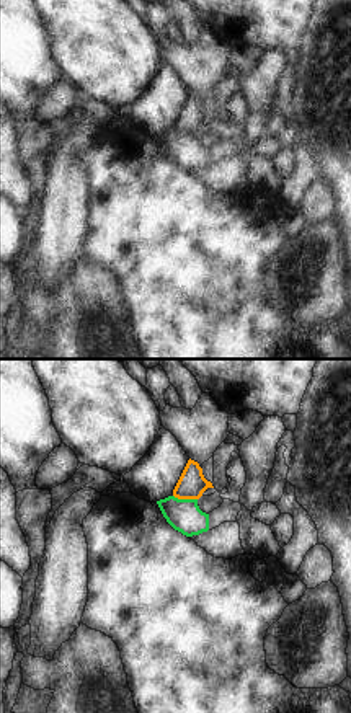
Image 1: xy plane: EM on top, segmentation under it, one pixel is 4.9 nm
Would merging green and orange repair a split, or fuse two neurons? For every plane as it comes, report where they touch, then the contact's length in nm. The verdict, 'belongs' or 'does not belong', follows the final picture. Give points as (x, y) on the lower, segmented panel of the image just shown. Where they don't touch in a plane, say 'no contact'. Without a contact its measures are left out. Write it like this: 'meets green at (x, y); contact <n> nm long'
meets green at (185, 500); contact 120 nm long

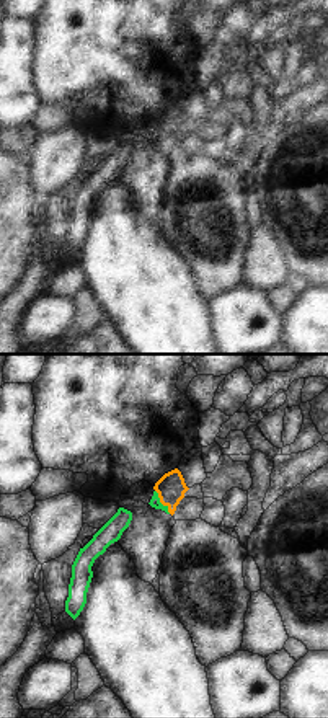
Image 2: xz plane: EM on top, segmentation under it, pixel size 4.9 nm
meets green at (159, 501); contact 140 nm long

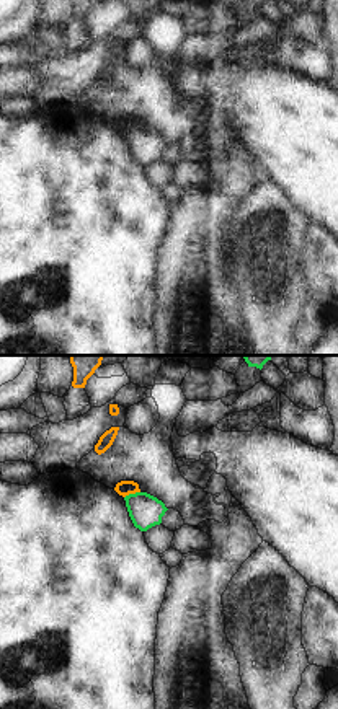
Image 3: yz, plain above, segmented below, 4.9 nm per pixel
meets green at (131, 494); contact 90 nm long

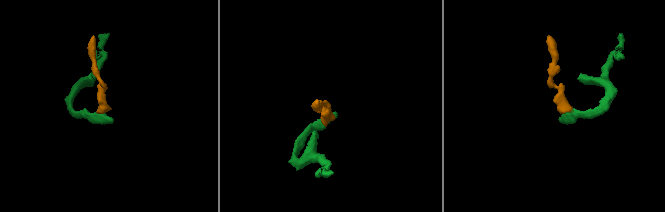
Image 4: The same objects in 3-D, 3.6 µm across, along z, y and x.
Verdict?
does not belong

